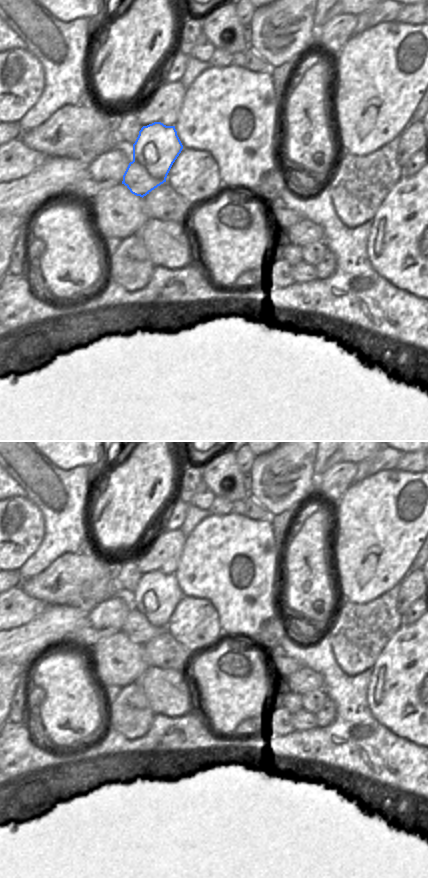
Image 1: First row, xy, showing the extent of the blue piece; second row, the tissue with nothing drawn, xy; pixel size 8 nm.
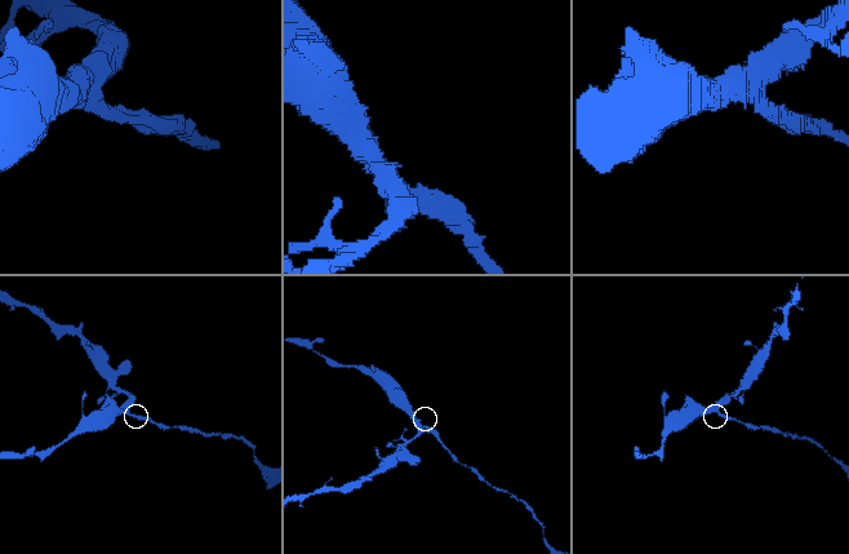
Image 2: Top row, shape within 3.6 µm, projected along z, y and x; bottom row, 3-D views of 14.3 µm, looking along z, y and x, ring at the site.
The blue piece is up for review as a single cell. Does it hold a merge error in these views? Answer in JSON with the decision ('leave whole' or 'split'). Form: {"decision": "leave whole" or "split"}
{"decision": "split"}

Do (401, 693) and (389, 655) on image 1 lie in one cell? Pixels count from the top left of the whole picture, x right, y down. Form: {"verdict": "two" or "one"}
{"verdict": "one"}

